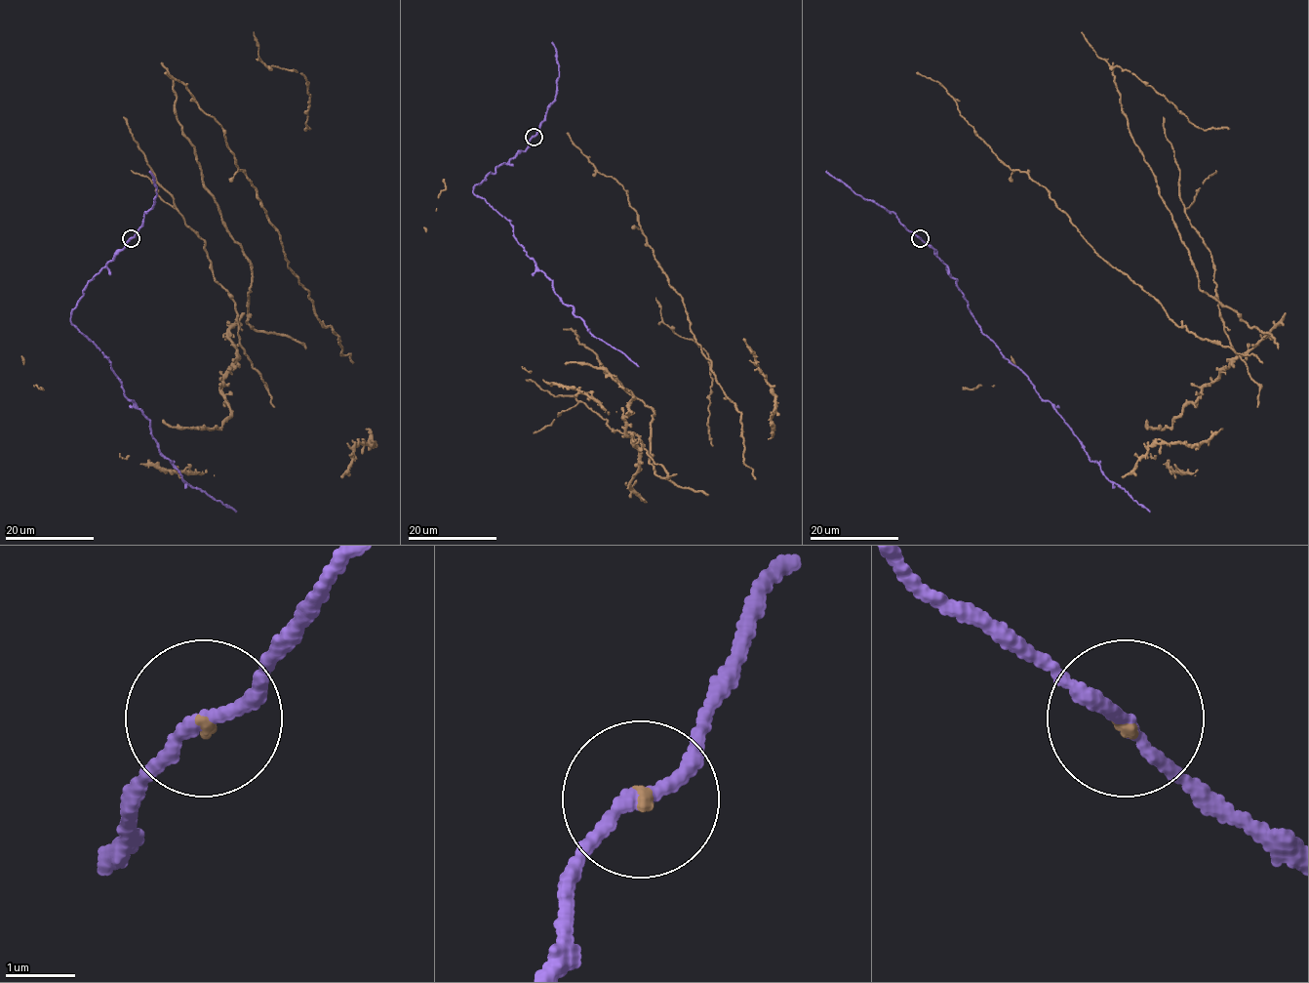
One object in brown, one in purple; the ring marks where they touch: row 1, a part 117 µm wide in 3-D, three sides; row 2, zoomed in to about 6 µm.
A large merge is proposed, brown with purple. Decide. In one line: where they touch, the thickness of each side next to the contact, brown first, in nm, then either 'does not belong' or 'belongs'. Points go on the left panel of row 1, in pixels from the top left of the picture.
at (131, 238); 50 nm thick on the brown side, 190 nm on the other; belongs

